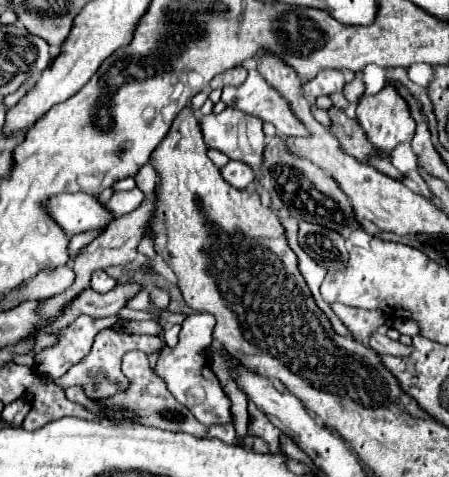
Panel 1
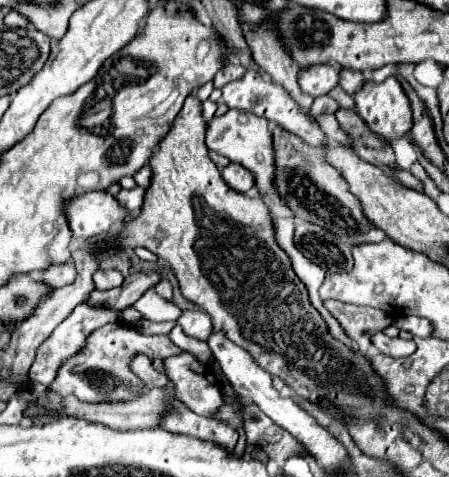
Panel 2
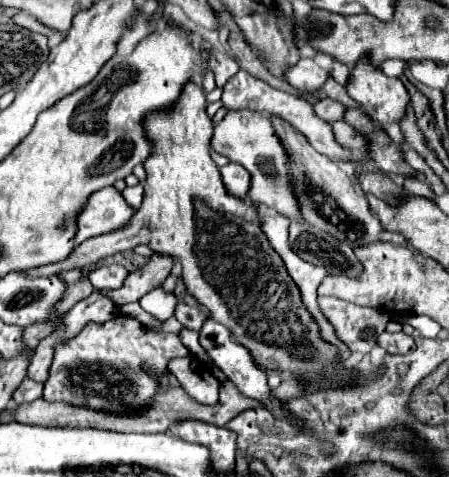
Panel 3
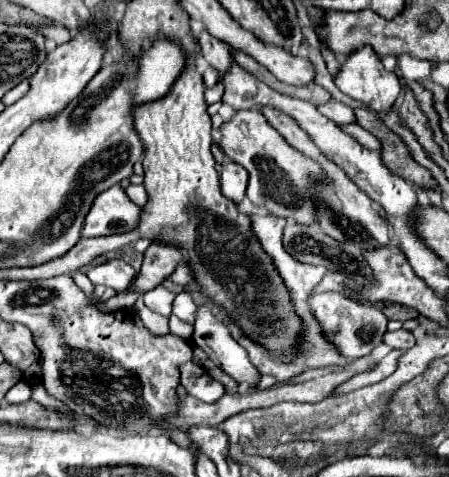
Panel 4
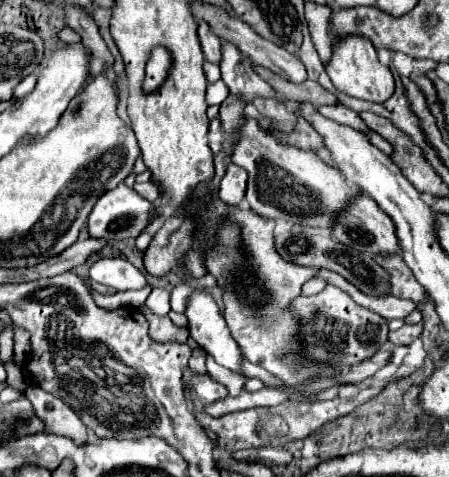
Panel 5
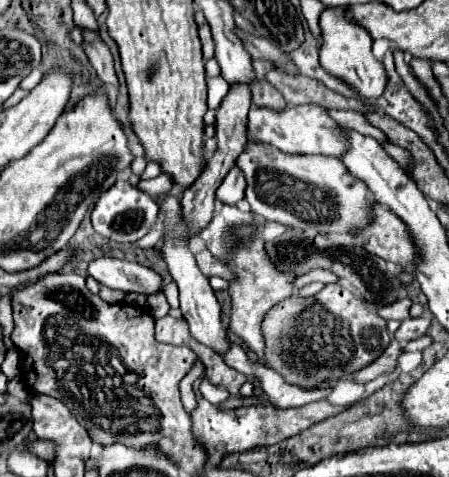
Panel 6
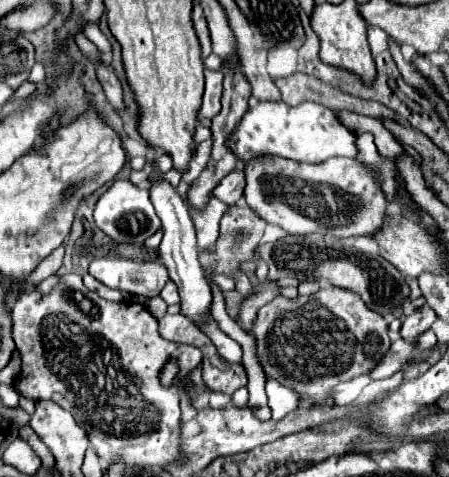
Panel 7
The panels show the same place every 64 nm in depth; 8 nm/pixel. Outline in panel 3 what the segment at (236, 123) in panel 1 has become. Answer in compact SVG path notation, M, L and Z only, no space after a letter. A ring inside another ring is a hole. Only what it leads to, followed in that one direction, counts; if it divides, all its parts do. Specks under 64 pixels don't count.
M230 112L224 116L220 124L214 126L214 136L212 136L212 148L226 156L232 162L242 164L250 176L250 200L254 204L264 204L274 208L276 212L302 220L300 204L296 202L292 194L292 176L290 176L290 154L278 140L270 118L260 114L260 112Z

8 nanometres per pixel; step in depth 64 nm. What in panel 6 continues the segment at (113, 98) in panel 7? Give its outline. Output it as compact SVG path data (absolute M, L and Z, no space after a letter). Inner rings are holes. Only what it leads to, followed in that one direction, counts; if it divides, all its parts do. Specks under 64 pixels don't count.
M80 28L80 30L82 30L84 36L82 48L84 48L90 64L96 68L98 78L104 84L114 84L118 88L118 78L116 78L116 72L114 72L114 64L112 64L112 56L110 56L108 46L102 42L98 32L84 30L84 28Z

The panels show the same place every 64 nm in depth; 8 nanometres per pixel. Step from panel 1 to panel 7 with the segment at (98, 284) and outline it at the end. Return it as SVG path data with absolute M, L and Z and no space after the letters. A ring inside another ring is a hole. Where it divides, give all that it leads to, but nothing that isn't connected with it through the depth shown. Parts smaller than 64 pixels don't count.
M108 256L92 260L90 274L108 288L118 288L136 296L158 296L170 280L168 268L160 262L132 262Z

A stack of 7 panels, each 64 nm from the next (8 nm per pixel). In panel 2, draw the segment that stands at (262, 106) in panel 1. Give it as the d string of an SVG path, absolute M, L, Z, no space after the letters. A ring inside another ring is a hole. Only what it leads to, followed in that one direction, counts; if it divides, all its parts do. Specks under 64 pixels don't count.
M248 70L242 78L226 84L222 88L222 102L228 106L228 108L236 108L236 110L244 110L244 112L252 112L256 116L264 116L272 122L276 122L278 126L282 126L284 130L300 136L304 142L308 142L310 146L316 146L316 148L322 148L324 144L328 144L326 140L326 134L322 132L320 124L316 118L312 118L308 112L304 112L300 108L300 104L296 104L296 100L292 100L292 96L280 86L280 84L274 84L272 80L256 74L254 70Z

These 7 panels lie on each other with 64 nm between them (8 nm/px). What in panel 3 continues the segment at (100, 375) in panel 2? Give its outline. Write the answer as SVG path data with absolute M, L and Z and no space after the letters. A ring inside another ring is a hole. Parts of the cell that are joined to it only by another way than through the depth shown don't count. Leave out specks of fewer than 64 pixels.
M116 314L104 324L90 322L78 336L60 340L54 346L50 374L44 382L44 400L86 406L102 412L134 414L148 408L158 390L170 384L172 374L168 362L186 356L190 356L190 350L184 348L178 334L148 330L132 316Z

